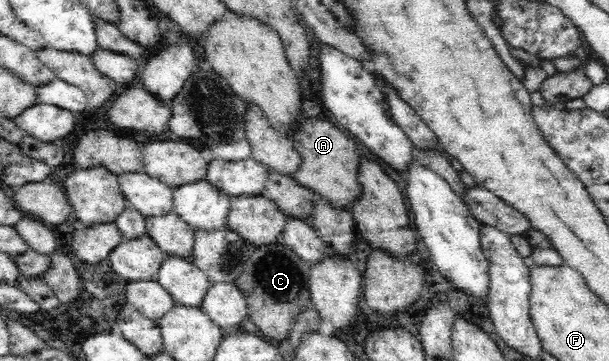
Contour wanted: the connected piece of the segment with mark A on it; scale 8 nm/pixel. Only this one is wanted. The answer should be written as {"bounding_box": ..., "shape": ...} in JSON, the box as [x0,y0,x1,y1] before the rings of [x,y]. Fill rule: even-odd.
{"bounding_box":[289,118,361,209],"shape":[[[316,118],[302,122],[294,136],[289,137],[294,138],[294,148],[301,156],[300,168],[292,177],[317,195],[323,196],[336,208],[348,209],[361,192],[358,181],[361,154],[358,154],[356,144],[348,136],[344,136],[344,132],[340,132],[334,124]]]}

